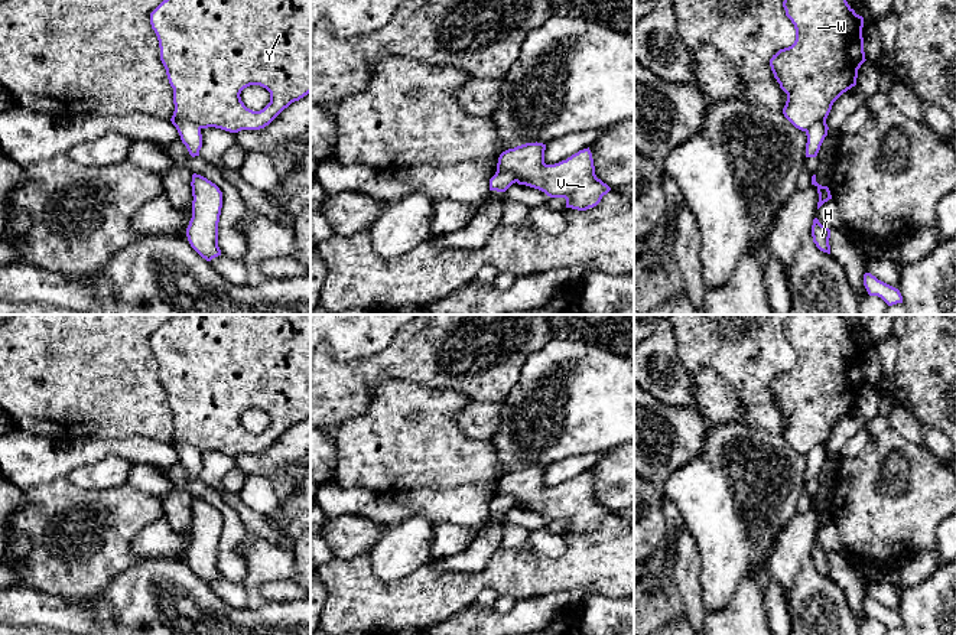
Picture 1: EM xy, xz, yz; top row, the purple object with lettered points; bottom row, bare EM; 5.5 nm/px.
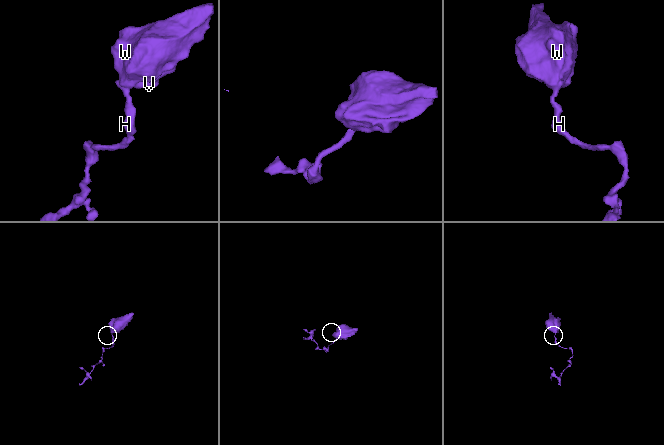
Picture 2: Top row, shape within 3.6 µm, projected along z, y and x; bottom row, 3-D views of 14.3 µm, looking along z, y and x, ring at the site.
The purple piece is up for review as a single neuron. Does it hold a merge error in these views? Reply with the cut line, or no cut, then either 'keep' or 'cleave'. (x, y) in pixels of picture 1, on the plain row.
cut xy (174, 438), (182, 443), (189, 443), (200, 452); cleave

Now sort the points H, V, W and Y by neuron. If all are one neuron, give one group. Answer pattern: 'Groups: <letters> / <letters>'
Groups: H / V W Y

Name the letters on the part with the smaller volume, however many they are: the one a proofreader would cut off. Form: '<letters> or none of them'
H

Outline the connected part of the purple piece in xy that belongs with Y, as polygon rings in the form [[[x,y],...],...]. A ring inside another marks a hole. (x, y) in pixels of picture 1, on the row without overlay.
[[[175,315],[150,336],[150,348],[157,359],[160,384],[173,411],[173,439],[191,444],[198,452],[215,450],[230,456],[260,453],[269,449],[292,426],[310,416],[310,315]],[[250,408],[260,408],[270,416],[270,426],[260,434],[247,432],[241,424],[241,414]]]

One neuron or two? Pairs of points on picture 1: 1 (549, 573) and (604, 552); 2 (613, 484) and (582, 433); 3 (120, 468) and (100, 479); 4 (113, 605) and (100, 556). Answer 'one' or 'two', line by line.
1: one
2: two
3: one
4: two

